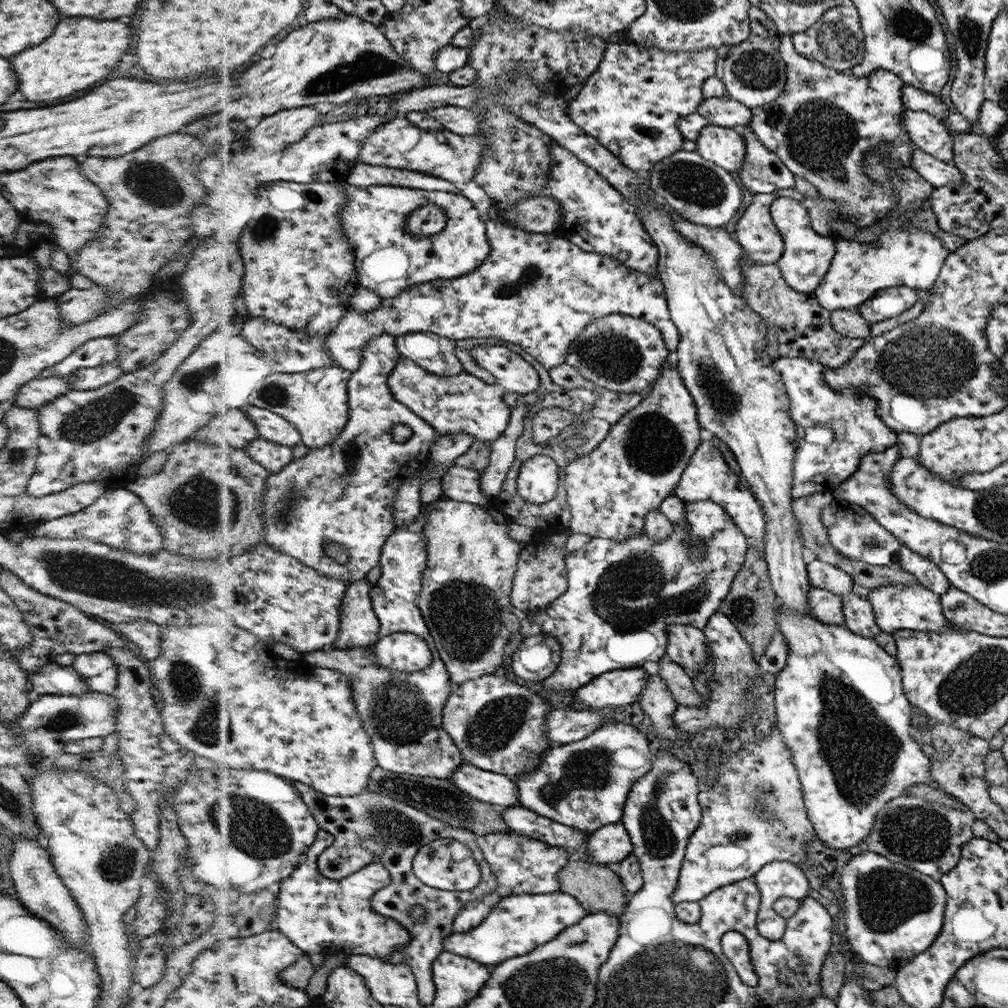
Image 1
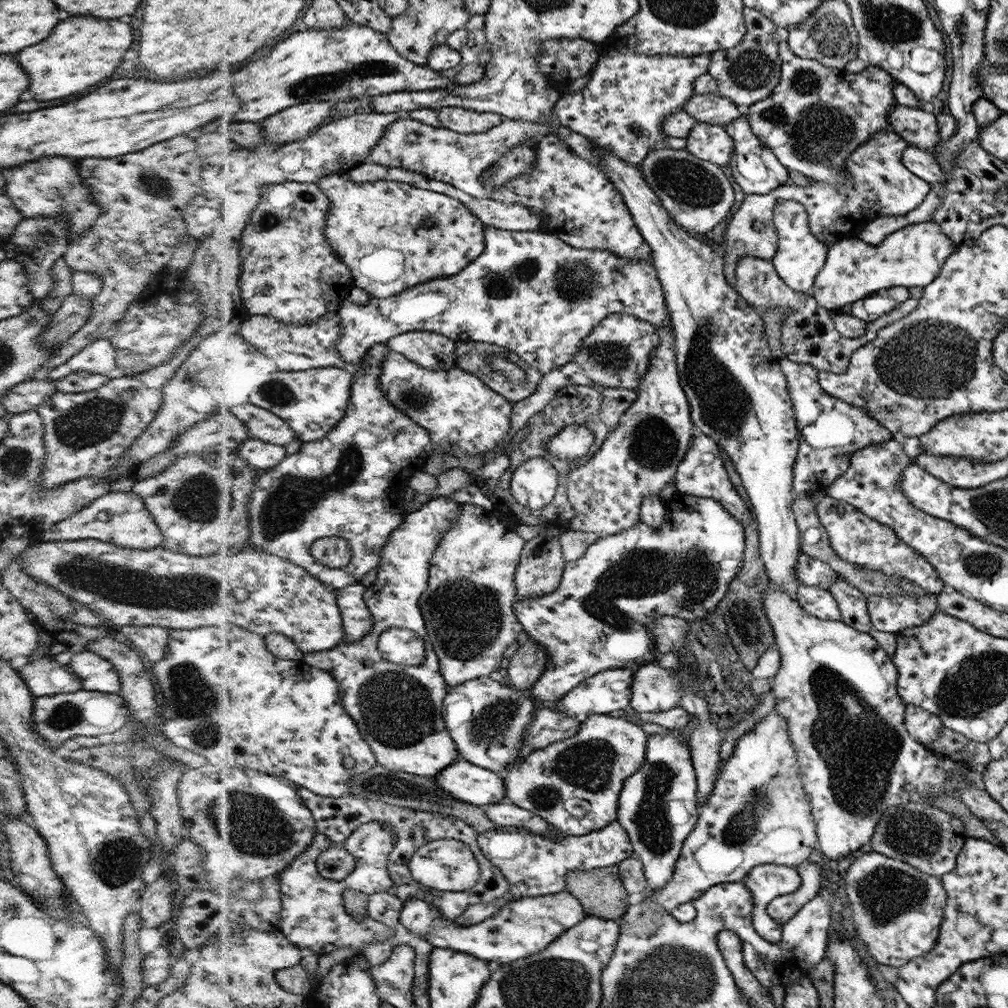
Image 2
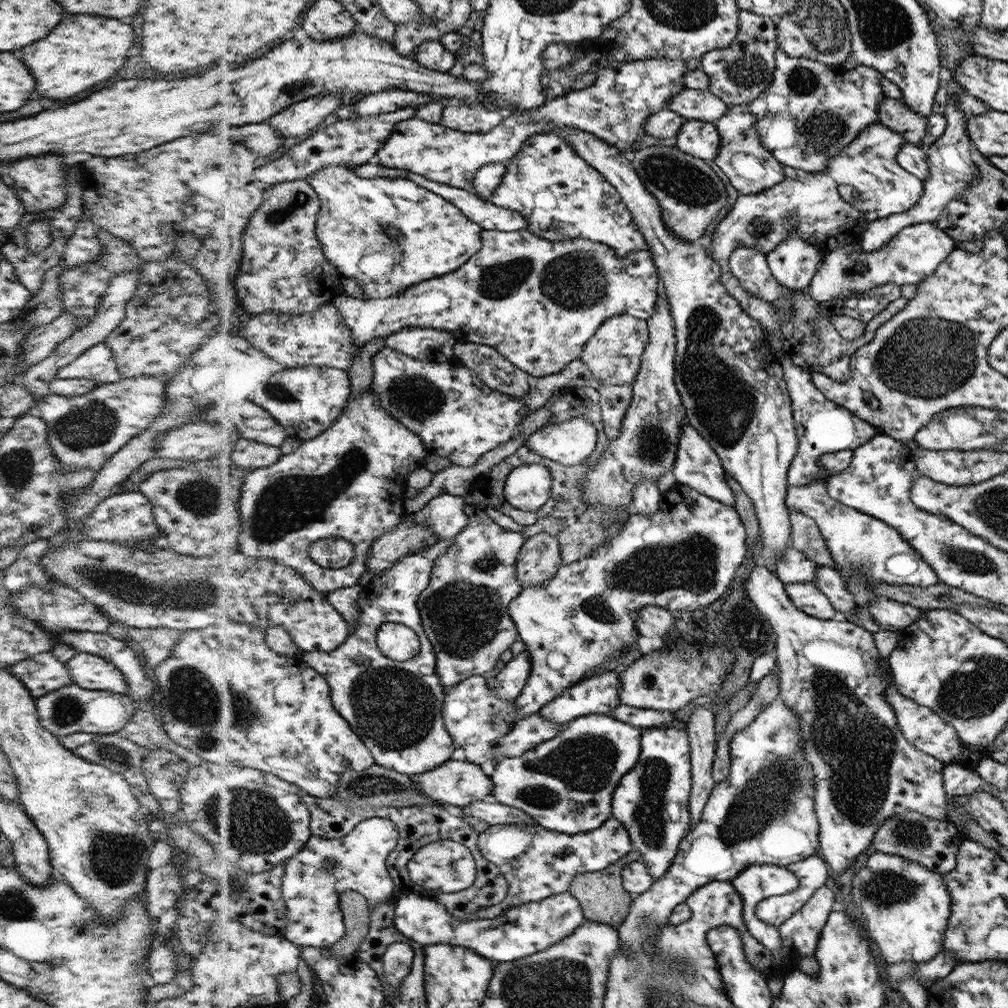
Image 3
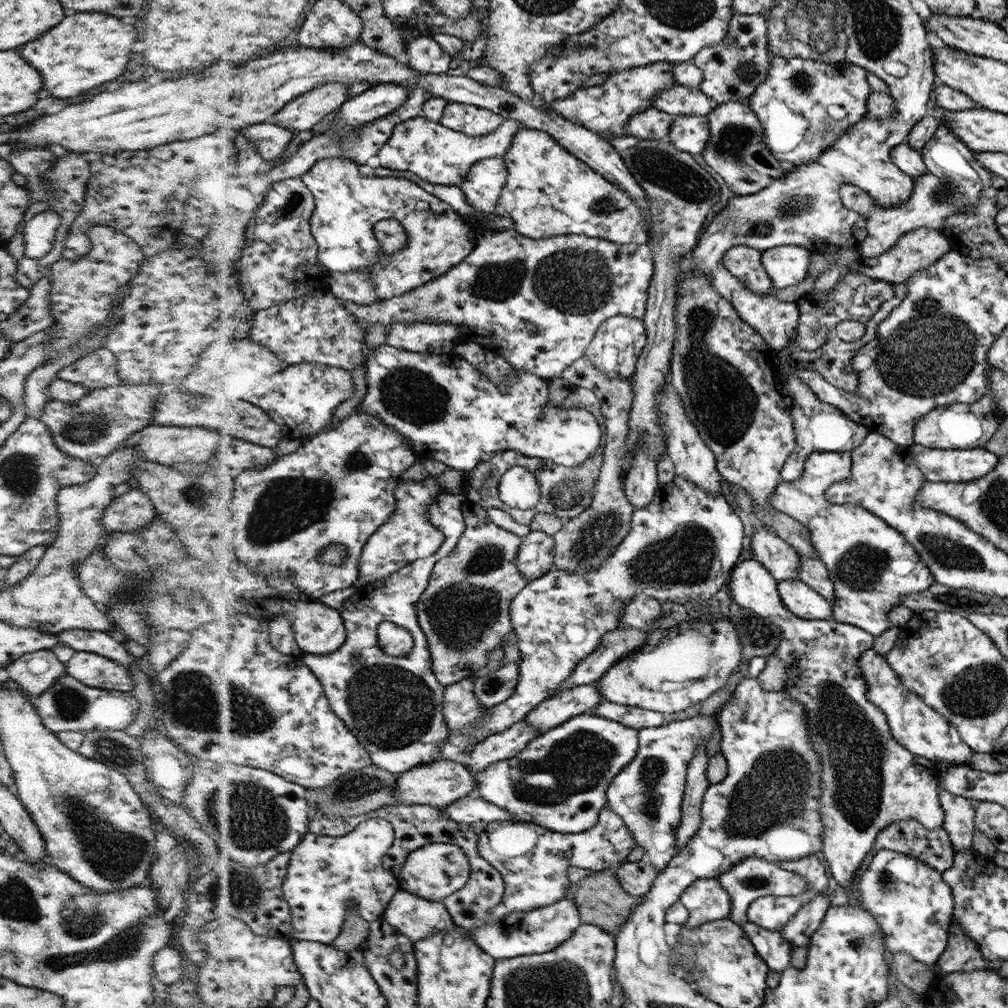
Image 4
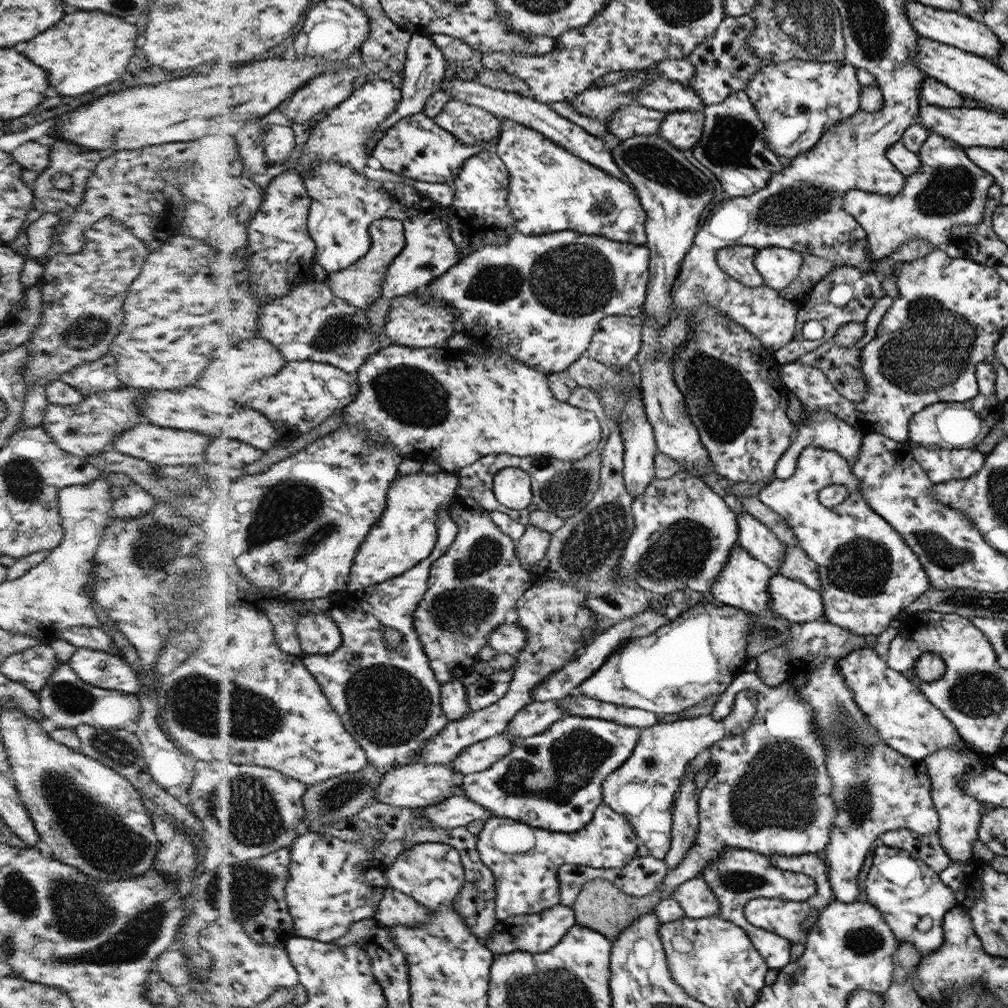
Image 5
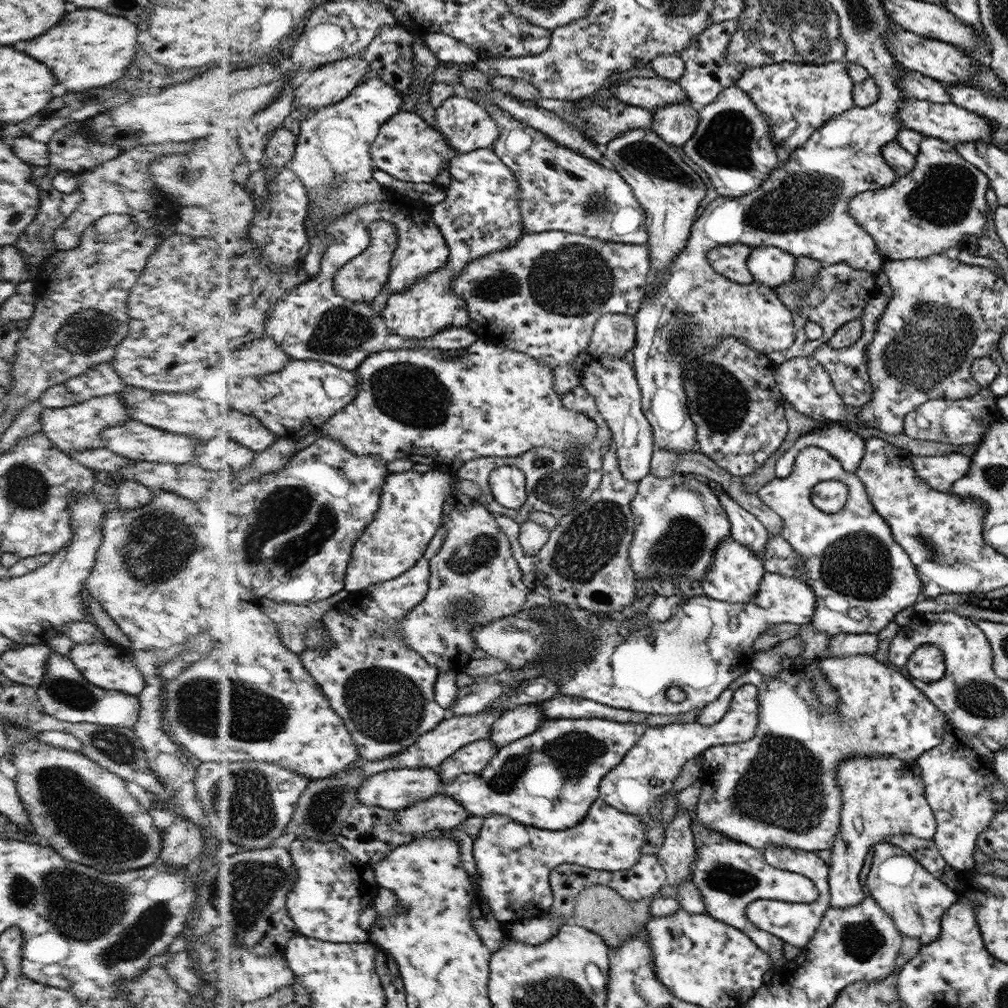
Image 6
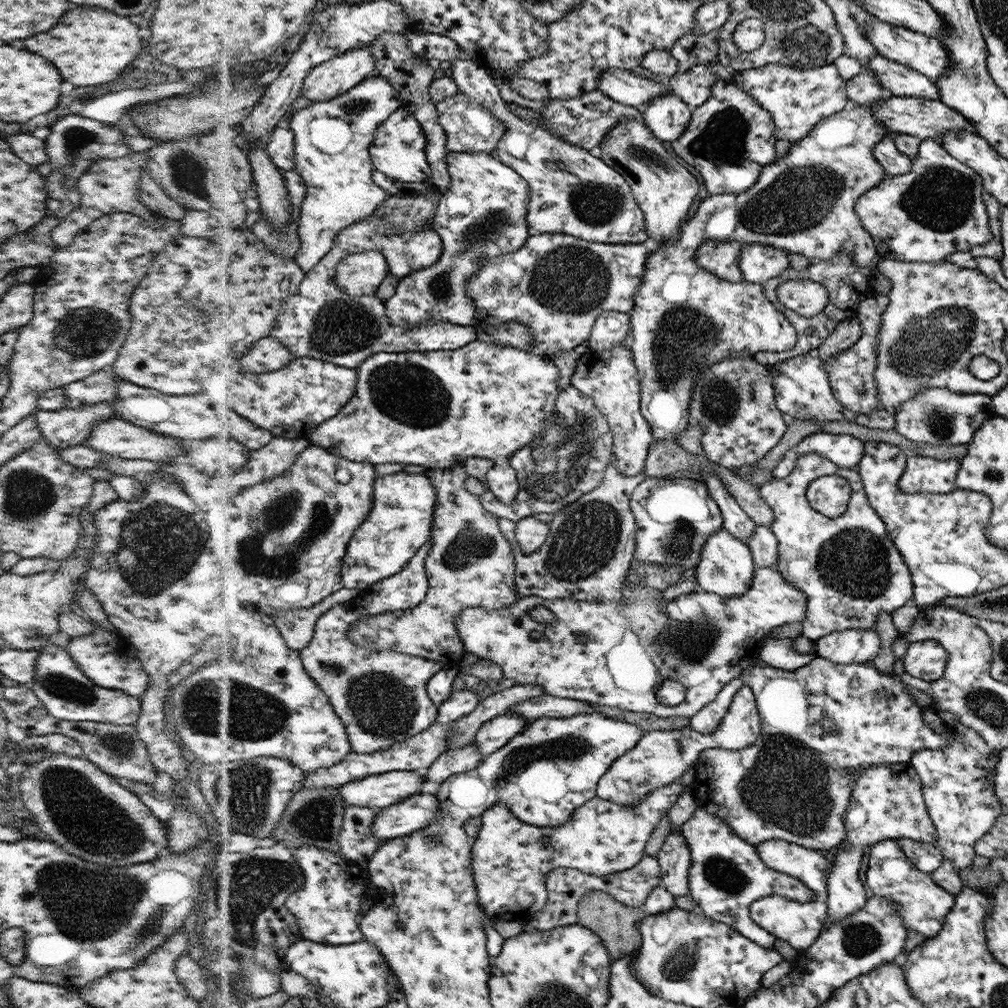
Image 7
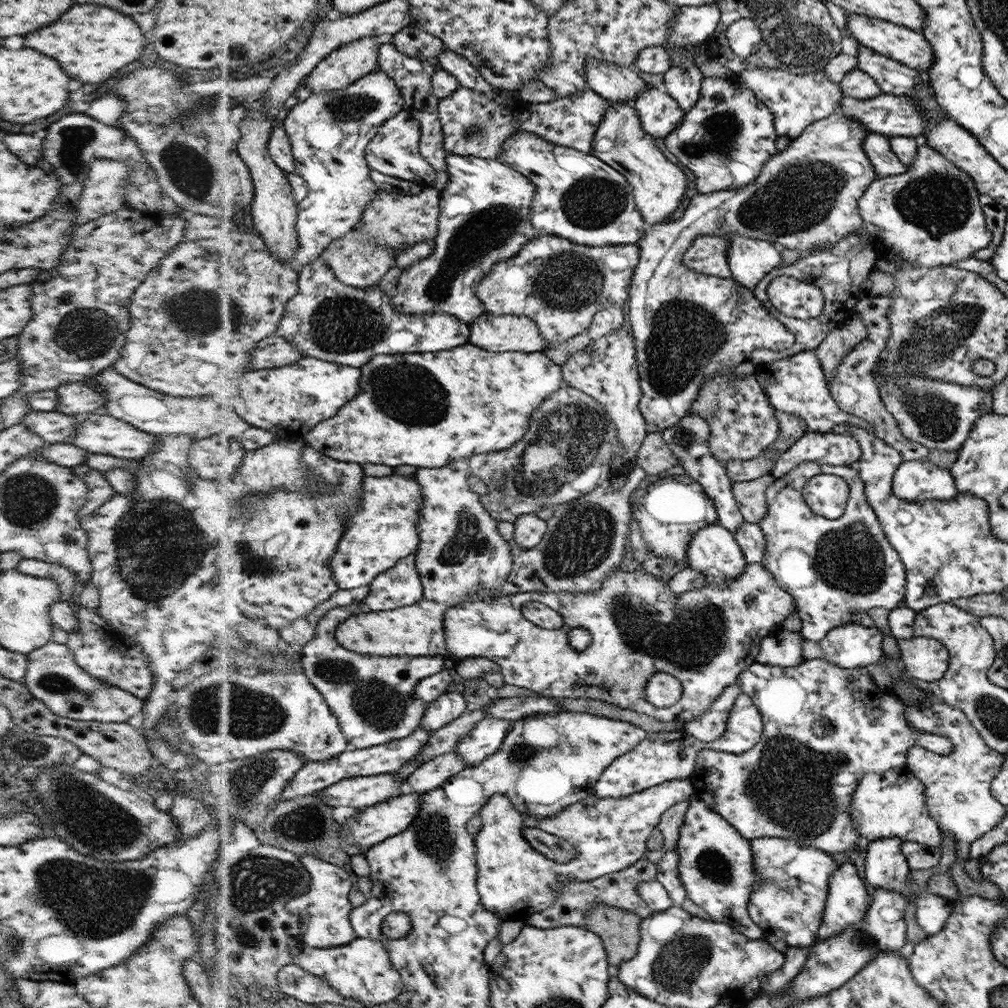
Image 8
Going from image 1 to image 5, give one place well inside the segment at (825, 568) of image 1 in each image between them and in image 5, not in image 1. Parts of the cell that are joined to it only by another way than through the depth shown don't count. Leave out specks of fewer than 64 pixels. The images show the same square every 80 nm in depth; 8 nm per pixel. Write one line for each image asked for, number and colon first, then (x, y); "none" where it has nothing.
2: (811, 572)
3: (793, 567)
4: (781, 559)
5: (757, 538)

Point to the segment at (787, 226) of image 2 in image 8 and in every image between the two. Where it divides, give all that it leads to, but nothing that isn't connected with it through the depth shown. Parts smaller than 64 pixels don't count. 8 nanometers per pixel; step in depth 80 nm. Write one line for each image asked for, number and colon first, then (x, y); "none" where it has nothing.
3: (794, 264)
4: (788, 264)
5: (779, 266)
6: (771, 266)
7: (759, 263)
8: (751, 260)

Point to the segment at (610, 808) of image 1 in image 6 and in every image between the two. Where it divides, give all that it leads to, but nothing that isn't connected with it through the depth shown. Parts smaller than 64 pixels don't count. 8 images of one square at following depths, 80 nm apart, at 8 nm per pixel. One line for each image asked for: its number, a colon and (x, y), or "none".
2: (574, 785)
3: (566, 784)
4: (559, 782)
5: (554, 780)
6: (549, 780)

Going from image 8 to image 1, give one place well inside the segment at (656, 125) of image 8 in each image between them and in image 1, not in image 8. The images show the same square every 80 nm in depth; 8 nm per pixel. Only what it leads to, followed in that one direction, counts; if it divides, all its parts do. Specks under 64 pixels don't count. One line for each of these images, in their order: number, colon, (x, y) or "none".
1: (723, 146)
2: (710, 142)
3: (701, 138)
4: (691, 134)
5: (684, 129)
6: (676, 123)
7: (667, 116)

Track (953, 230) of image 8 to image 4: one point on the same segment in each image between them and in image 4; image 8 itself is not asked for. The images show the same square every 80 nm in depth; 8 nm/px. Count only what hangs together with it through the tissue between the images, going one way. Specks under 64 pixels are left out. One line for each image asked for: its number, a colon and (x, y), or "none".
4: (955, 179)
5: (950, 189)
6: (942, 202)
7: (936, 209)

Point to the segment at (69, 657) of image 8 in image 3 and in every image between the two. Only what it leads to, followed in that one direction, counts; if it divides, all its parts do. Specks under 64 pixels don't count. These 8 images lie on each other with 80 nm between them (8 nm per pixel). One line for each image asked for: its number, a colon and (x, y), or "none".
3: (71, 709)
4: (68, 705)
5: (66, 700)
6: (64, 693)
7: (66, 692)

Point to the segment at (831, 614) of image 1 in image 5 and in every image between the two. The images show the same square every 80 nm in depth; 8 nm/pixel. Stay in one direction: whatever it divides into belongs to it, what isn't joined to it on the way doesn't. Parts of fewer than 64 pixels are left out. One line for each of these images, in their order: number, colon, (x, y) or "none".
2: (821, 603)
3: (806, 597)
4: (803, 600)
5: (791, 600)

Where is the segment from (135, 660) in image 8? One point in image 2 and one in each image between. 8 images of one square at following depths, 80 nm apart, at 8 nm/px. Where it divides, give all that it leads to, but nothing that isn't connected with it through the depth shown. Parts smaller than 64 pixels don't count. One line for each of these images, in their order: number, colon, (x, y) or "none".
2: (96, 673)
3: (90, 671)
4: (94, 670)
5: (102, 669)
6: (109, 666)
7: (108, 660)

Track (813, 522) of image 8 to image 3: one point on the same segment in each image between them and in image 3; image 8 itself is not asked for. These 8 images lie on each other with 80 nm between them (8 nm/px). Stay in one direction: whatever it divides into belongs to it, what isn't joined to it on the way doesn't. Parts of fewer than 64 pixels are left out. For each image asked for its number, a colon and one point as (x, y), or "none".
3: (866, 550)
4: (874, 567)
5: (868, 574)
6: (863, 578)
7: (850, 570)

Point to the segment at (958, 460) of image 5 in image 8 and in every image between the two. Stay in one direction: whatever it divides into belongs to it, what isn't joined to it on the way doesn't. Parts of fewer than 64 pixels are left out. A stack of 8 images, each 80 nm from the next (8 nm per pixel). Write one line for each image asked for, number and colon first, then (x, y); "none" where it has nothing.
6: (939, 472)
7: (922, 474)
8: (916, 480)

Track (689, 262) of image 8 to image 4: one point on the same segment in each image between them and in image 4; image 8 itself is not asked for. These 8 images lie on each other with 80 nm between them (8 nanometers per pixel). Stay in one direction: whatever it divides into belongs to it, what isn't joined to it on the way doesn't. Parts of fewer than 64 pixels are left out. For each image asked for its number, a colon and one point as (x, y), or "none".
4: (745, 264)
5: (738, 262)
6: (732, 262)
7: (722, 259)

